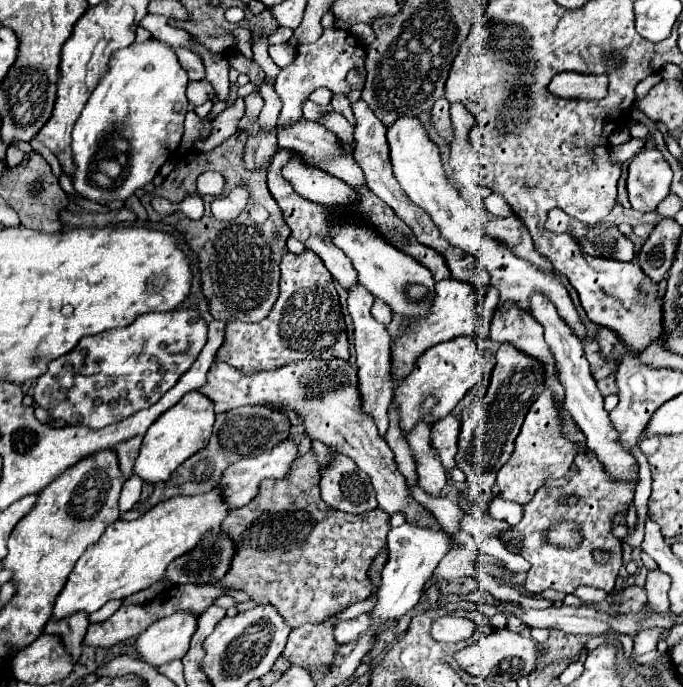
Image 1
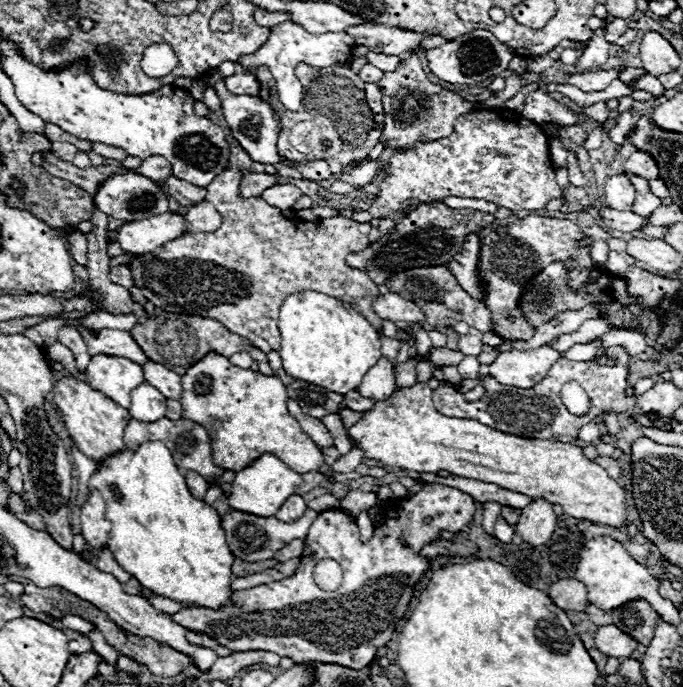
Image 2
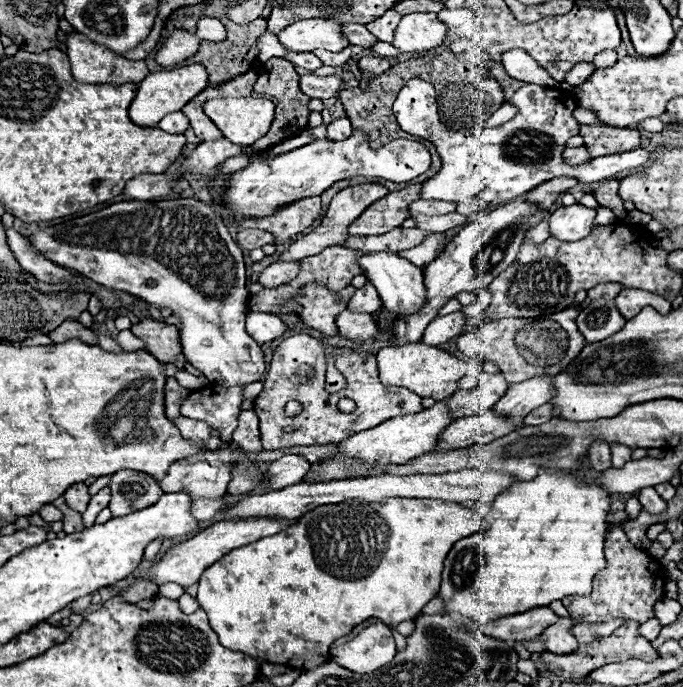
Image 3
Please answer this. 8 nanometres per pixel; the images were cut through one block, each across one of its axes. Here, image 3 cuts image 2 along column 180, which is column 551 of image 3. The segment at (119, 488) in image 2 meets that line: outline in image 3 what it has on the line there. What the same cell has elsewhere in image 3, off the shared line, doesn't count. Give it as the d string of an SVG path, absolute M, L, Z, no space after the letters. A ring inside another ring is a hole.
M540 470L538 476L534 480L528 480L528 482L518 482L514 484L512 488L508 488L508 492L504 492L502 496L498 496L494 502L492 502L492 508L490 512L484 516L484 522L486 522L486 528L476 532L474 536L470 538L462 538L458 540L452 550L448 552L446 560L444 560L444 572L442 572L442 586L440 586L440 592L438 596L442 598L444 602L444 608L446 608L446 614L454 614L454 616L460 616L464 620L472 620L472 622L478 622L478 624L486 624L488 620L498 620L498 618L504 618L504 616L514 616L514 614L522 614L522 612L528 612L532 608L540 608L540 606L548 606L550 602L554 600L562 600L566 596L580 596L580 594L588 594L590 592L590 584L592 584L592 578L596 572L600 572L604 568L604 530L606 530L606 514L608 514L608 508L610 508L610 494L602 492L596 484L592 486L586 486L578 474L574 472L562 472L562 470Z

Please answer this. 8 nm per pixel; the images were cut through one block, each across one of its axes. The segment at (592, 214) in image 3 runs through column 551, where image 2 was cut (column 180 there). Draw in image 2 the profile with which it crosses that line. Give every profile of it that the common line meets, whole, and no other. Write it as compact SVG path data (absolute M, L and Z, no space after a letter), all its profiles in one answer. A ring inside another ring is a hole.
M160 214L136 222L126 222L116 230L116 240L124 254L148 254L178 238L184 230L184 216Z

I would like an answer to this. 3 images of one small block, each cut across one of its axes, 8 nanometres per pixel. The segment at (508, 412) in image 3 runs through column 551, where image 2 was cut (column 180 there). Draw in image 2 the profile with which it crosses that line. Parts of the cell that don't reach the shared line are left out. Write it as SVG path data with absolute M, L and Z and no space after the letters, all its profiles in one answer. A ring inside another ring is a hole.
M148 360L142 366L142 370L144 370L144 380L148 384L152 384L160 394L164 394L166 398L172 398L172 400L182 398L182 378L176 372L168 370L162 364L156 364L152 360Z

